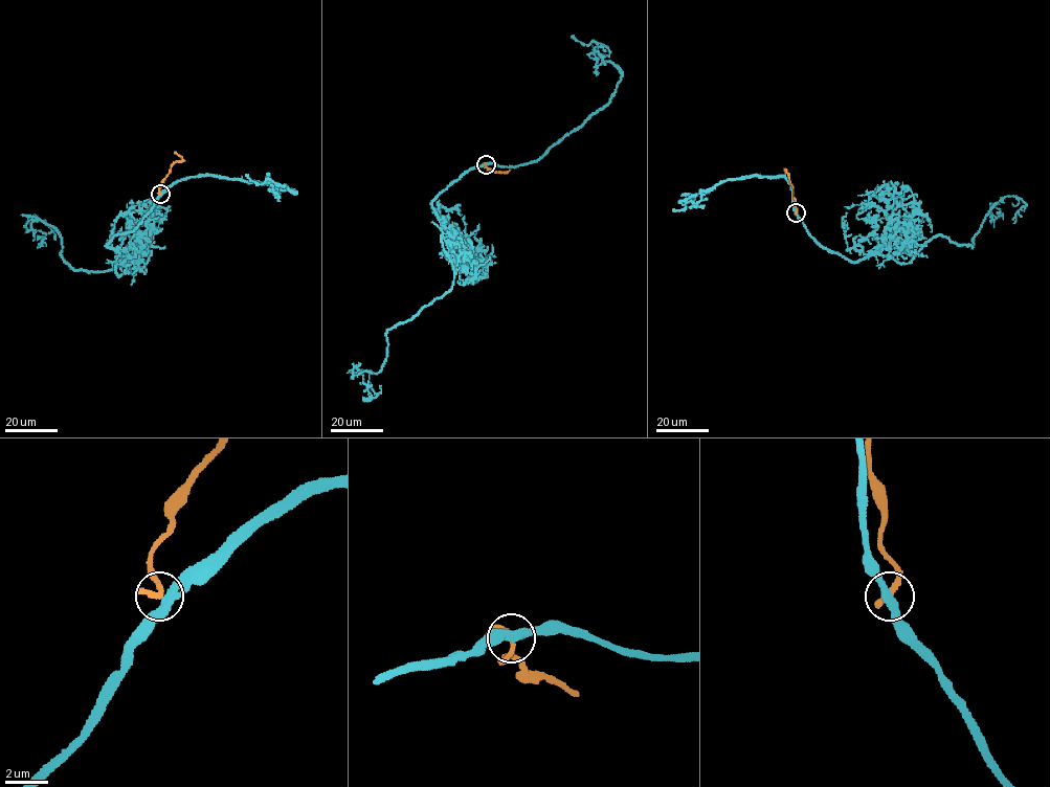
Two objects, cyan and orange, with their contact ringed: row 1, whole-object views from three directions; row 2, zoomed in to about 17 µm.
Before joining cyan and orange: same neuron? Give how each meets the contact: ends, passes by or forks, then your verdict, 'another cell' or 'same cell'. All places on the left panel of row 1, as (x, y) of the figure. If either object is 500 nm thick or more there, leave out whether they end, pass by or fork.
cyan passes by; orange ends there; another cell

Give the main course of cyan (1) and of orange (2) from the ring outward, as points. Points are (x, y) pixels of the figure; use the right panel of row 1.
1: (796, 212), (852, 262), (910, 263), (939, 234), (972, 247), (1001, 198)
2: (796, 212), (794, 190), (785, 169)

